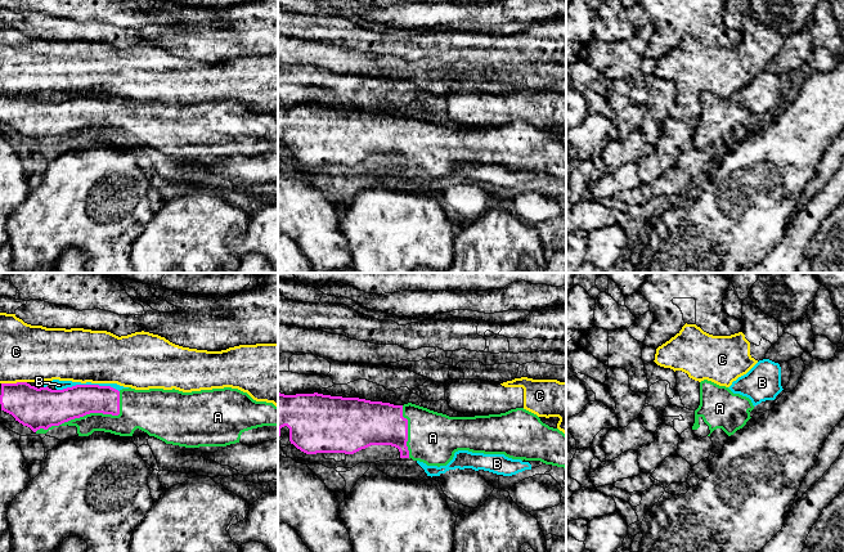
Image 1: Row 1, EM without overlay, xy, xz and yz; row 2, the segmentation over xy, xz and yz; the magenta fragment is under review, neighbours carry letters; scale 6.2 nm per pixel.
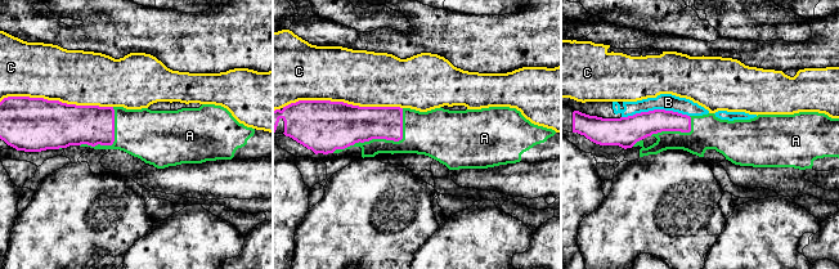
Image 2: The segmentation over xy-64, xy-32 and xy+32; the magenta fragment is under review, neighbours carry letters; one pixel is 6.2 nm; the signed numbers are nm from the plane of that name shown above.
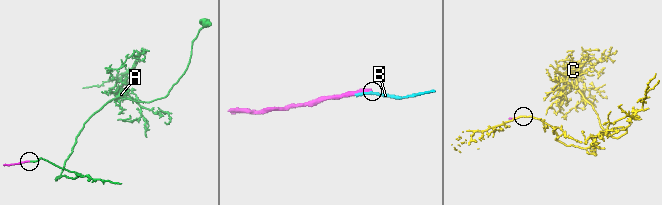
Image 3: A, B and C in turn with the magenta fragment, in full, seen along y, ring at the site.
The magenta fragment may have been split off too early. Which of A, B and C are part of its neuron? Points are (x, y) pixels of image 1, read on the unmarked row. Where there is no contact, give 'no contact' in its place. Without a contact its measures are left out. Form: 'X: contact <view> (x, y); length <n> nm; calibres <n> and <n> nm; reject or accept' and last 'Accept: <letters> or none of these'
A: contact xy (88, 125); length 600 nm; calibres 220 and 150 nm; accept
B: contact xy (88, 97); length 400 nm; calibres 220 and 60 nm; reject
C: contact xy (13, 95); length 160 nm; calibres 260 and 360 nm; reject
Accept: A

